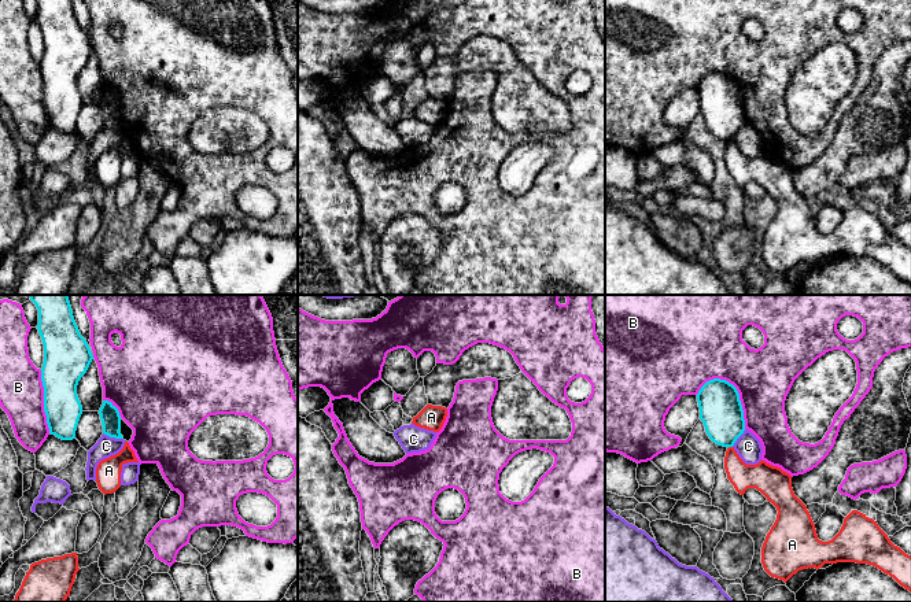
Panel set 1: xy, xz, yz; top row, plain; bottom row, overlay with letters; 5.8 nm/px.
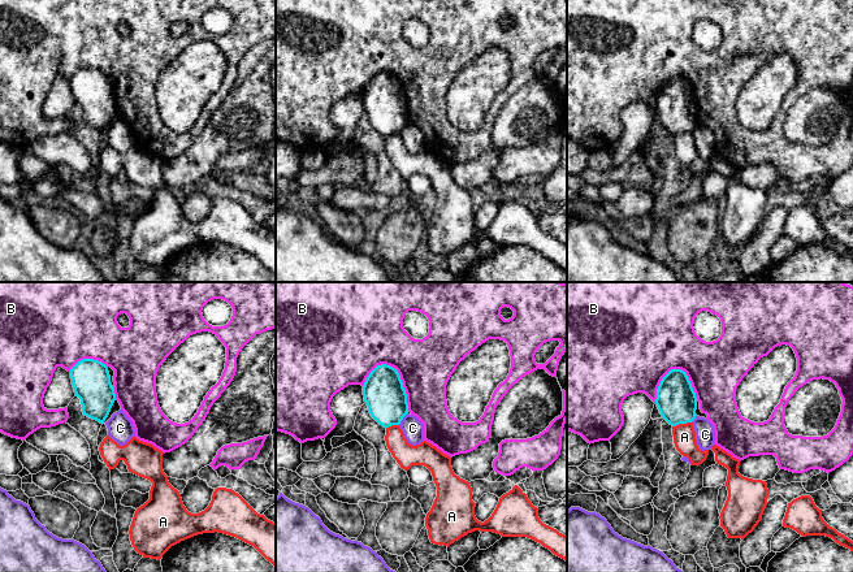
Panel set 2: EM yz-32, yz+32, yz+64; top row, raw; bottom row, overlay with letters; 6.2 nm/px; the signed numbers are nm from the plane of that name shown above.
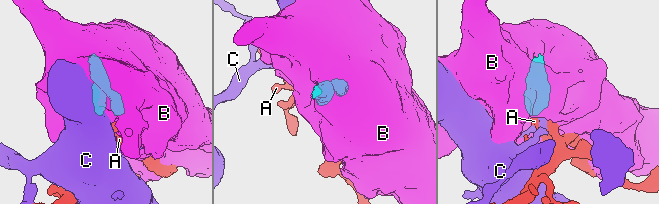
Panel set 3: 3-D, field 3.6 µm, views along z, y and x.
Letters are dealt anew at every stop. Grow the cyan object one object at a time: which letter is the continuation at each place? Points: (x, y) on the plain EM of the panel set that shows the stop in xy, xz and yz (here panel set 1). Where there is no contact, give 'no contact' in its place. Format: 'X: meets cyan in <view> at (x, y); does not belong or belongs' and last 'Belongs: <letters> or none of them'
A: meets cyan in yz at (729, 139); does not belong
B: meets cyan in yz at (738, 87); does not belong
C: meets cyan in xy at (113, 129); does not belong
Belongs: none of them

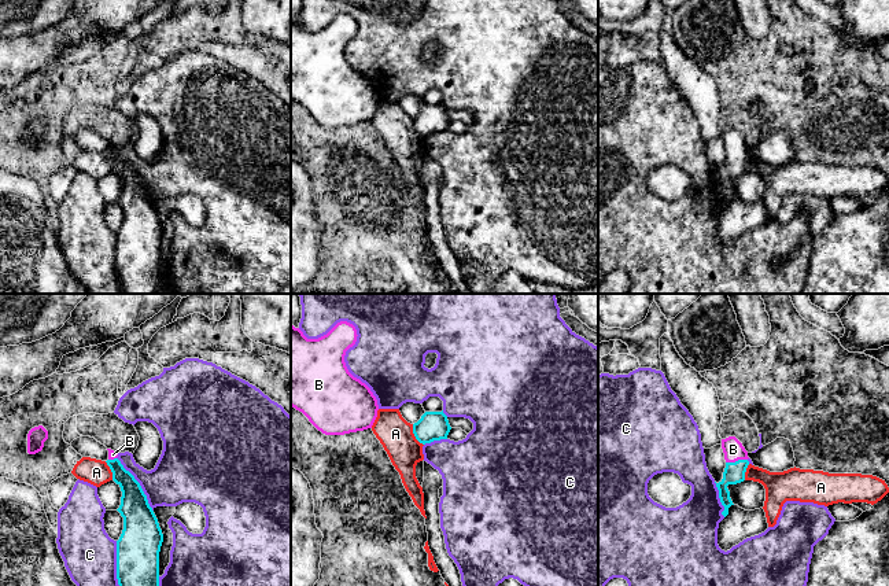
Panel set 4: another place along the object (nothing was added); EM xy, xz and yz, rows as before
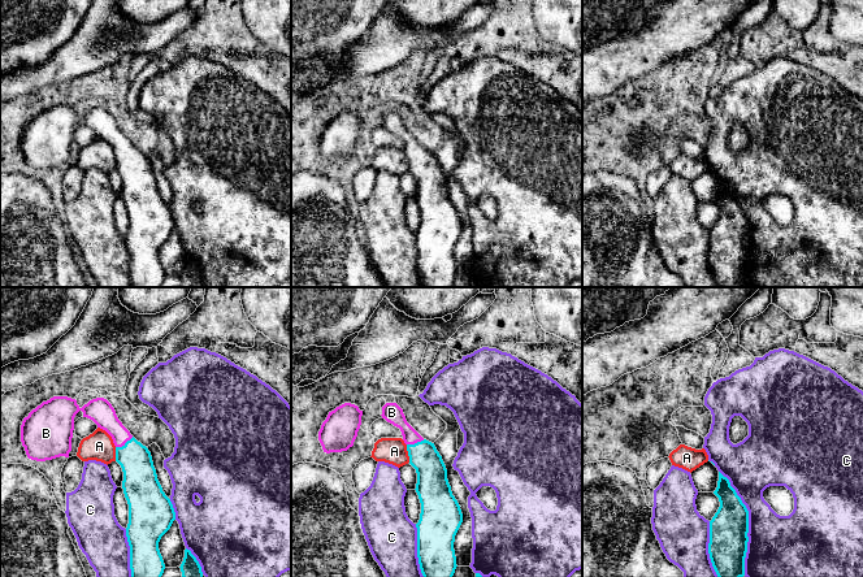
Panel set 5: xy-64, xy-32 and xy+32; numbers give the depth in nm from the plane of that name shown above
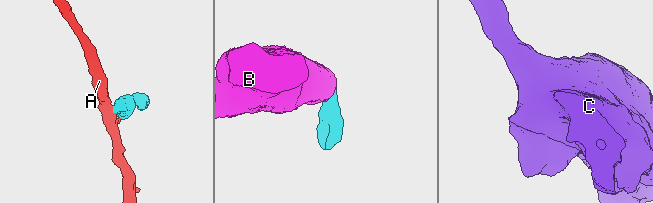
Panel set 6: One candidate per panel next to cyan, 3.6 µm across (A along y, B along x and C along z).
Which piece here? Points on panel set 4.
A: meets cyan in xz at (415, 128); does not belong
B: meets cyan in yz at (736, 154); belongs
C: meets cyan in xy at (117, 264); does not belong
Belongs: B

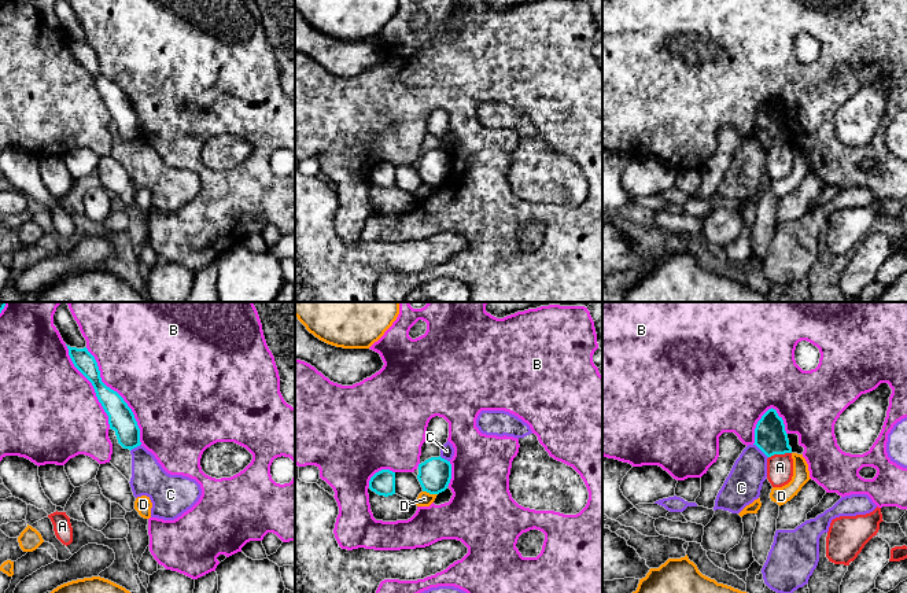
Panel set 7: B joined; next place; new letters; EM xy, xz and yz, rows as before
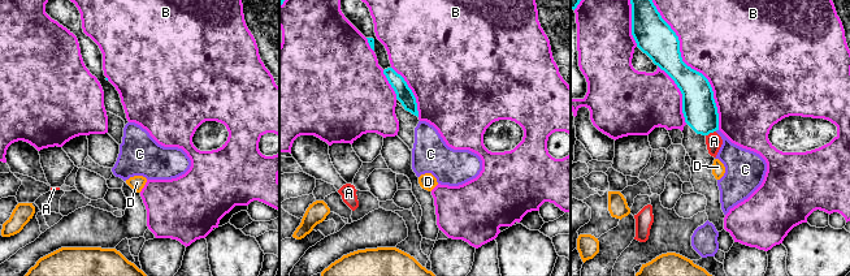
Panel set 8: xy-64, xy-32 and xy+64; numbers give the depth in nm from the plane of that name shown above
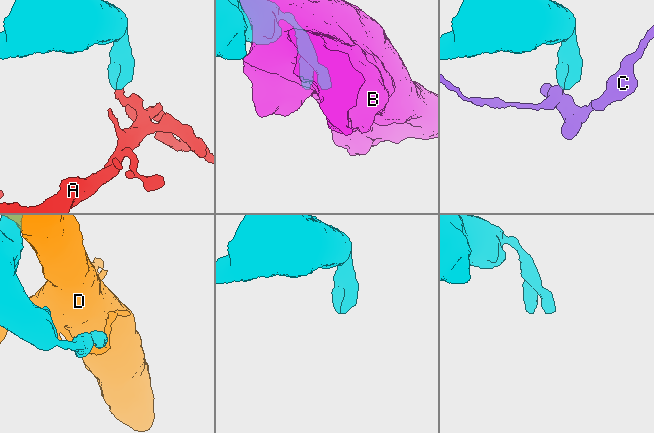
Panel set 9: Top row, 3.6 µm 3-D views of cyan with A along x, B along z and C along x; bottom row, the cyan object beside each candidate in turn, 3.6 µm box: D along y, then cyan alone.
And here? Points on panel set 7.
A: meets cyan in yz at (780, 146); does not belong
B: meets cyan in xy at (118, 87); does not belong
C: meets cyan in yz at (760, 142); does not belong
D: meets cyan in xz at (430, 185); does not belong
Belongs: none of them

